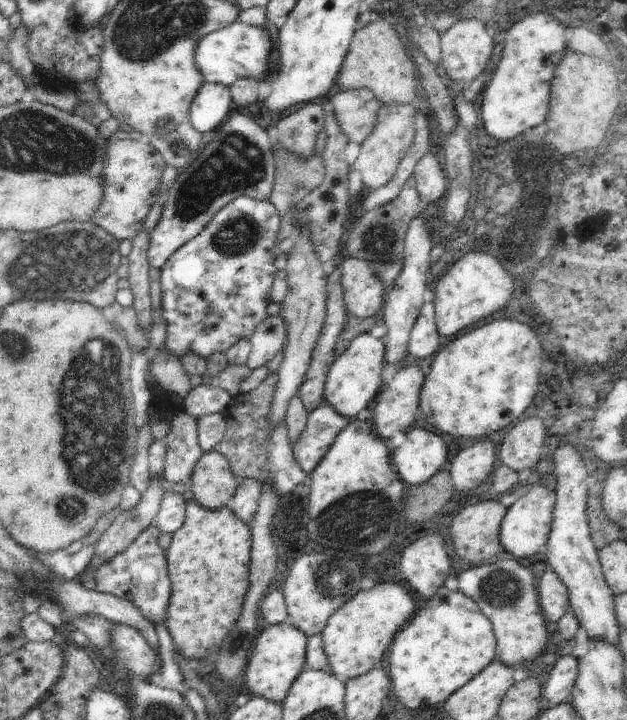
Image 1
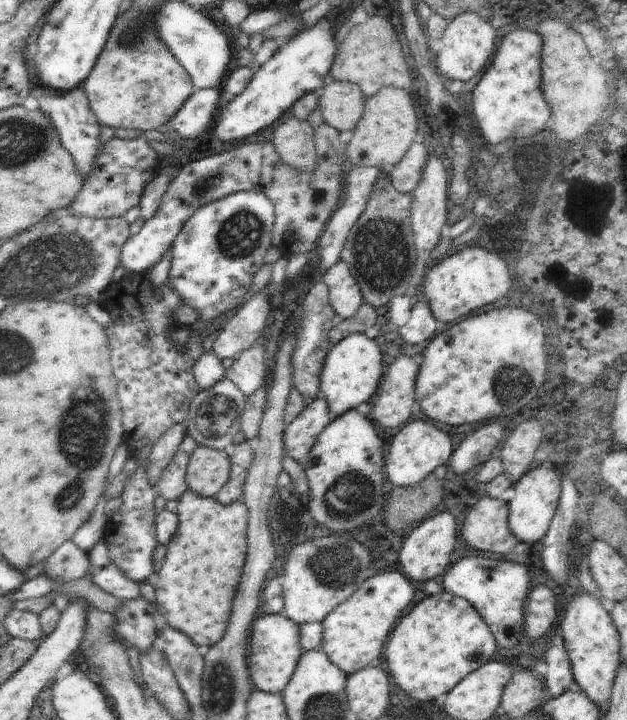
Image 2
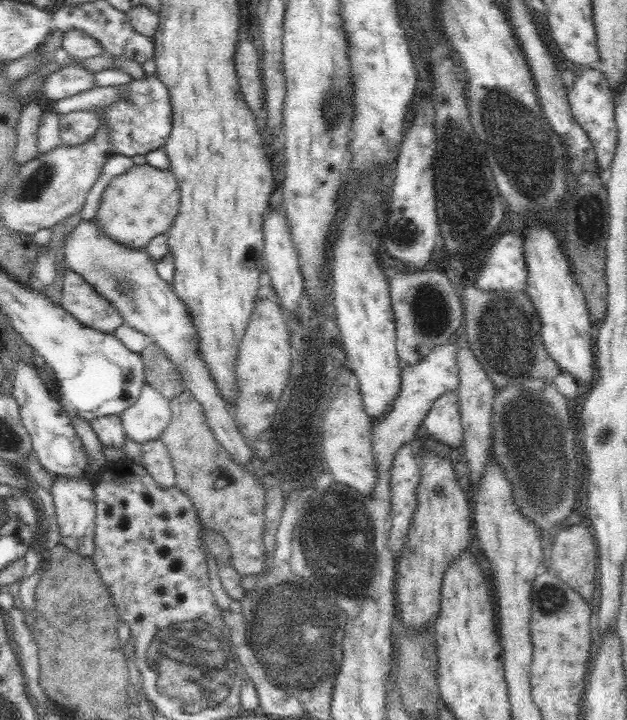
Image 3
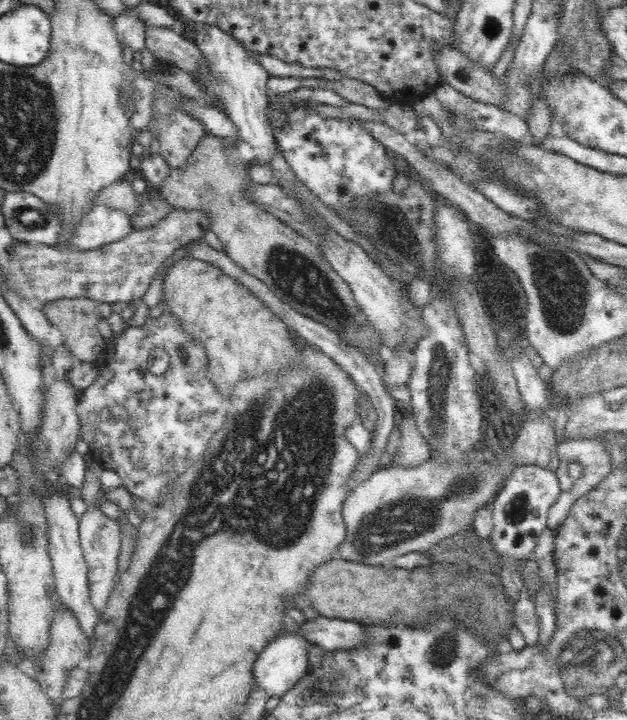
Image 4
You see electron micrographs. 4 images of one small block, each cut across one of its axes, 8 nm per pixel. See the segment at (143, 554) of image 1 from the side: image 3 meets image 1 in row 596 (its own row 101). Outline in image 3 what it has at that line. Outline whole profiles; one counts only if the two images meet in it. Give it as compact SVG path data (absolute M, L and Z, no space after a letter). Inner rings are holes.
M153 75L147 78L133 78L128 84L120 87L123 92L118 102L105 106L98 112L106 121L108 137L115 152L132 157L164 148L173 127L171 102L166 85Z

